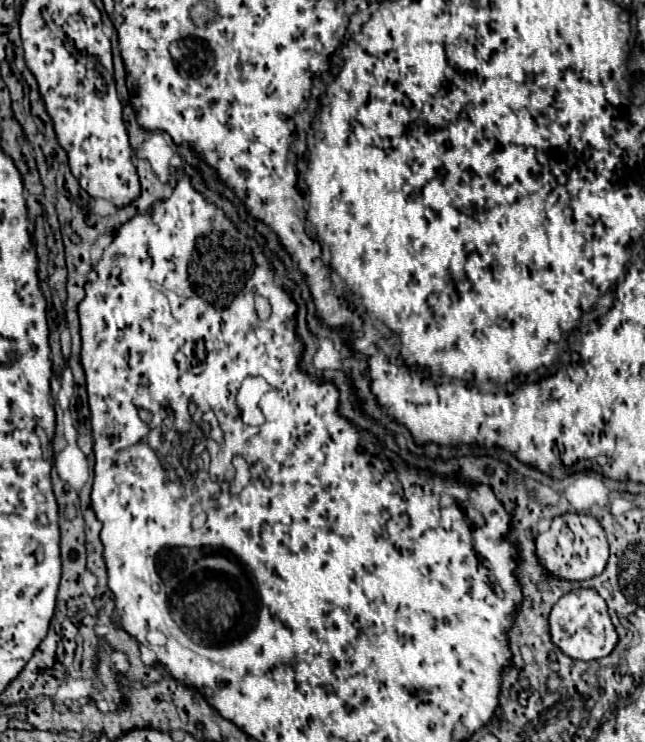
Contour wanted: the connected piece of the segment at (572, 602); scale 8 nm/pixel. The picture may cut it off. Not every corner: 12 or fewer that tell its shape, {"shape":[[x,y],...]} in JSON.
{"shape":[[591,588],[551,610],[557,648],[577,660],[607,656],[617,632]]}

